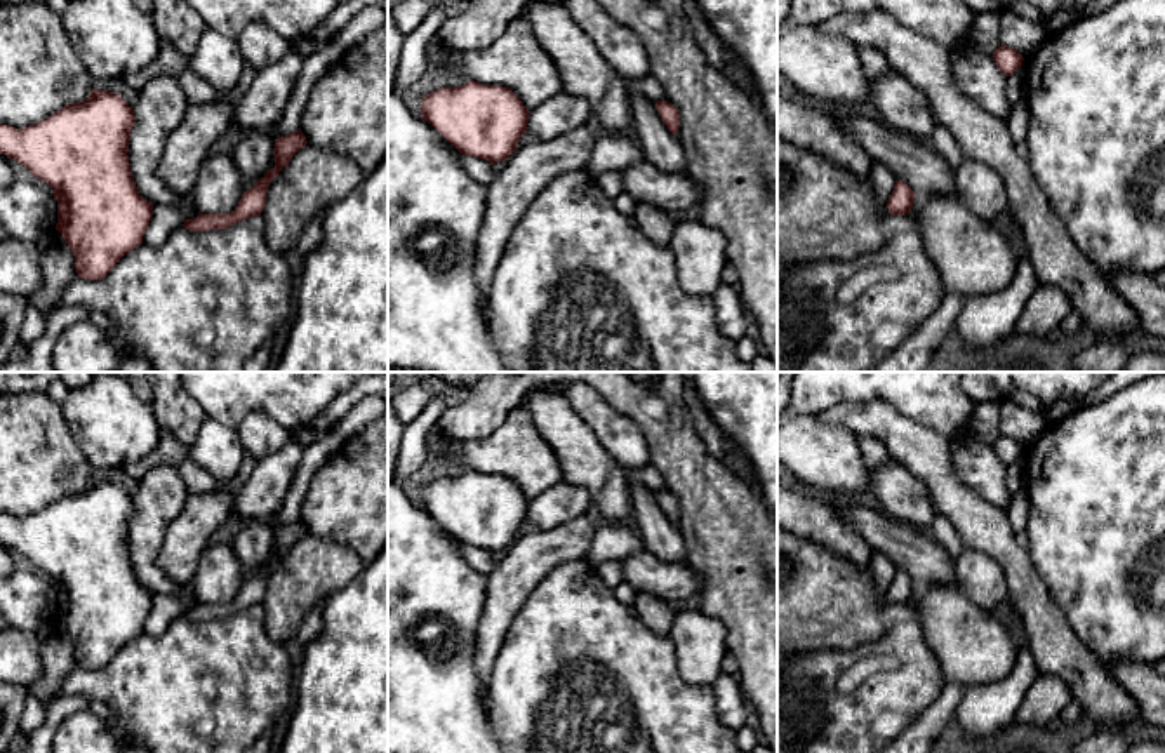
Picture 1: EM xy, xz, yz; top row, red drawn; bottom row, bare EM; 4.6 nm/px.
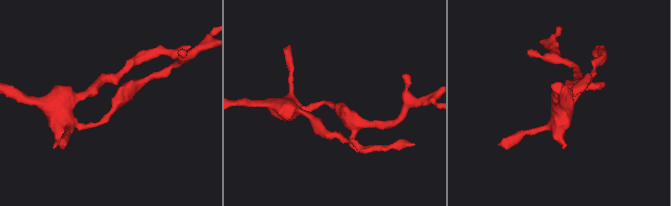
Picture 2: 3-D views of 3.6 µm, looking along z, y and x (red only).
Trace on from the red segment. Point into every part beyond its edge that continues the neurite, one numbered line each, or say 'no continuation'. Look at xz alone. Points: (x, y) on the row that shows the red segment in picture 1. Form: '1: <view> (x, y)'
no continuation

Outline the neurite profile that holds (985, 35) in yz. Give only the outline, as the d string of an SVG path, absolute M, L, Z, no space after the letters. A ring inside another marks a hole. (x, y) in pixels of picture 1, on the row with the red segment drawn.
M981 12L974 19L974 26L969 33L969 45L982 54L993 56L1002 45L1000 42L1000 14Z

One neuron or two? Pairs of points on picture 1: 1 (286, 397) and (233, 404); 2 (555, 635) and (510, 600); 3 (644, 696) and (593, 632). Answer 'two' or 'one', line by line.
1: one
2: two
3: one

